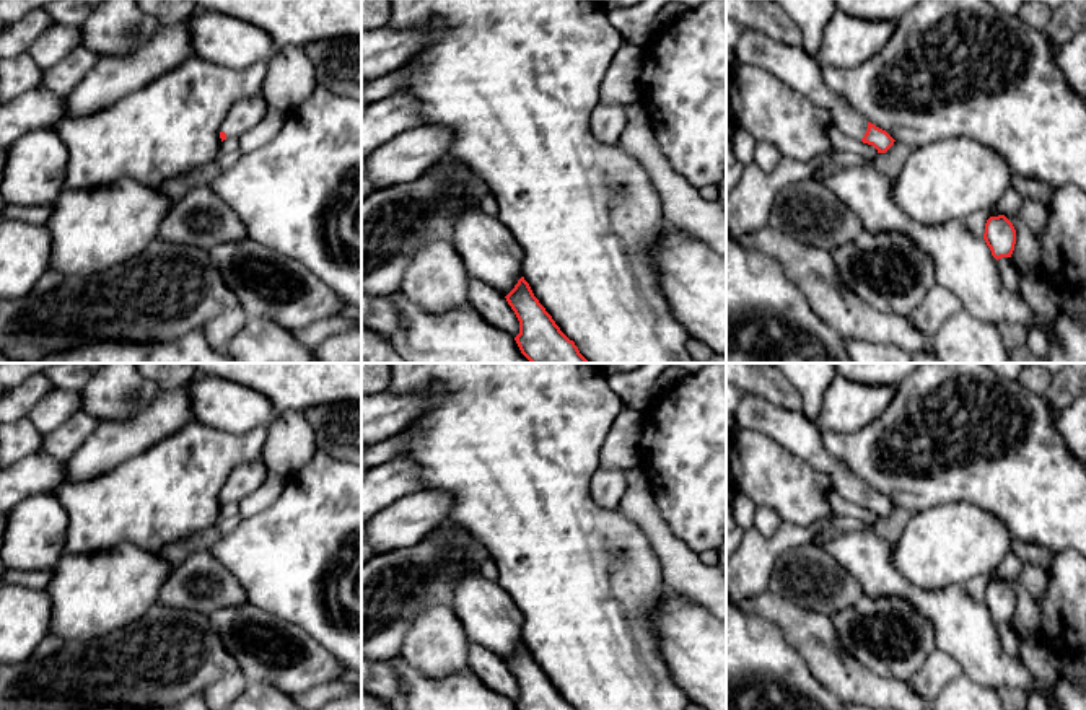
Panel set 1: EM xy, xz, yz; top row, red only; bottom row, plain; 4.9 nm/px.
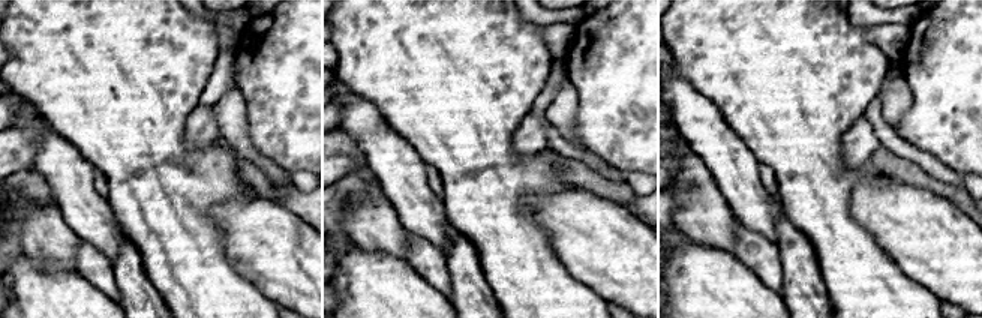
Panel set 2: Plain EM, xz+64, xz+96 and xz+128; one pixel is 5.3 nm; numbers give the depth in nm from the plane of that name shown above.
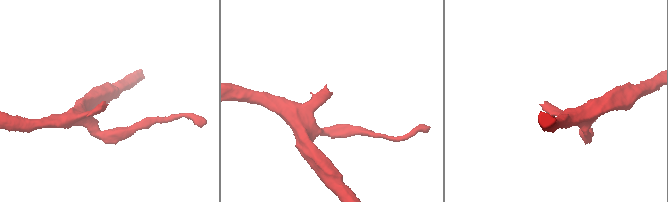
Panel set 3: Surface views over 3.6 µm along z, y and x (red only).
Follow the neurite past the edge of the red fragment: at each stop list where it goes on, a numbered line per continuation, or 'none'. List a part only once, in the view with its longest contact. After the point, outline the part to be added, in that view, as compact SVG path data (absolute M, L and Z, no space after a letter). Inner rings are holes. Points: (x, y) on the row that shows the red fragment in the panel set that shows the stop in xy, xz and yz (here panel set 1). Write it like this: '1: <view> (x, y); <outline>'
1: yz (793, 65); M742 28L734 55L739 64L752 64L772 72L798 94L829 111L835 127L847 137L853 140L865 137L868 121L827 88L814 57L801 46L785 46L760 31Z

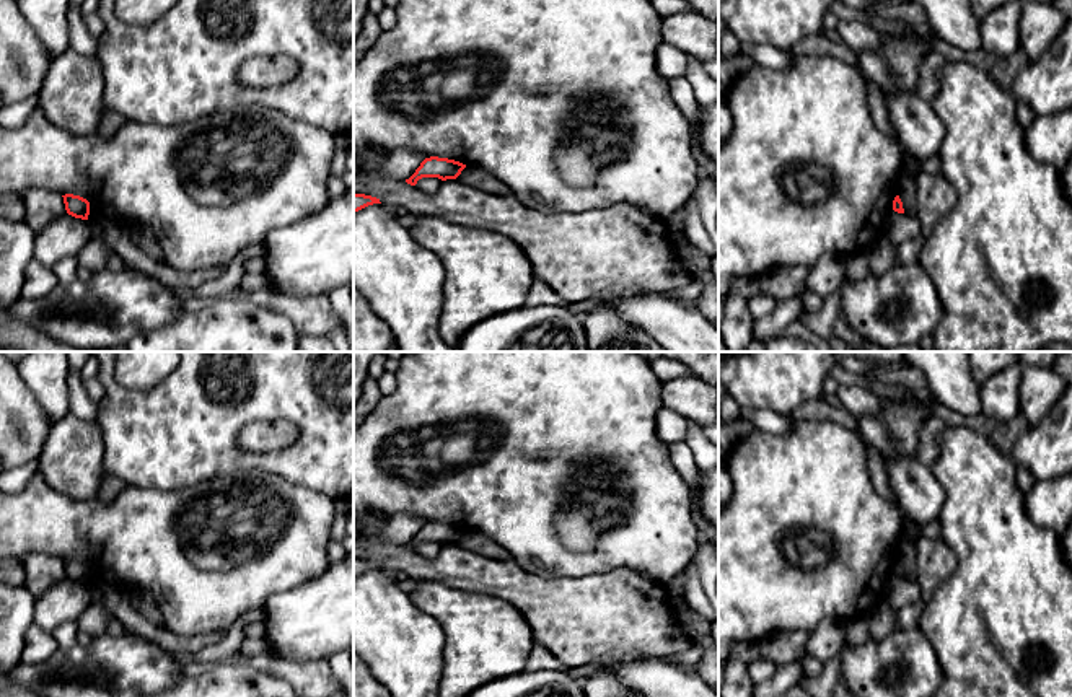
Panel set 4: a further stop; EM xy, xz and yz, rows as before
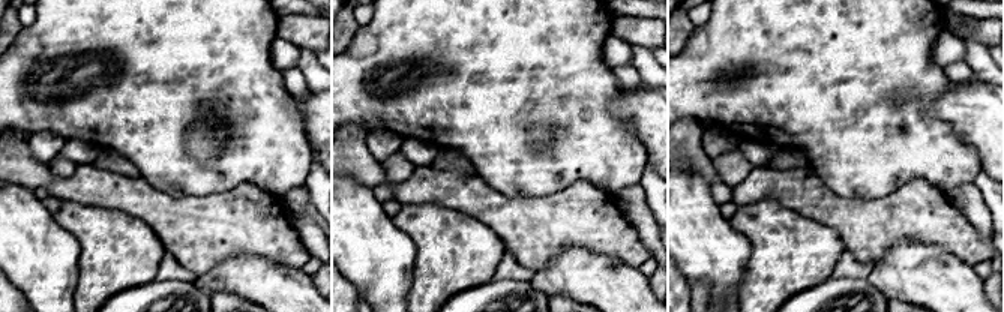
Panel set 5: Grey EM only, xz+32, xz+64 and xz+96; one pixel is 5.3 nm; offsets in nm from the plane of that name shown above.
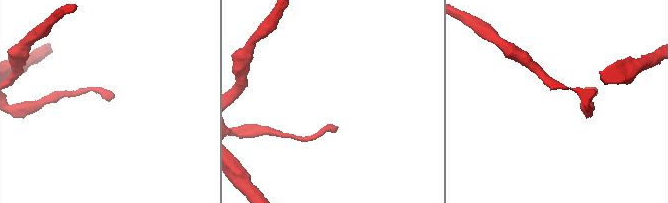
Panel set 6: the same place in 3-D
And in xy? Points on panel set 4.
none

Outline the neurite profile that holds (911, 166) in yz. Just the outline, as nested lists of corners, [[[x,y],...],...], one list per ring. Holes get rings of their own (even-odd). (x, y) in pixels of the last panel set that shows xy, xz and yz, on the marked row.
[[[903,150],[903,173],[899,176],[898,195],[906,215],[916,215],[917,176],[922,171],[922,161]]]

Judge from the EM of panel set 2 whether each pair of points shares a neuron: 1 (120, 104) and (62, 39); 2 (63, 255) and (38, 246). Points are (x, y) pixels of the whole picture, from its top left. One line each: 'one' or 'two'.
1: one
2: one

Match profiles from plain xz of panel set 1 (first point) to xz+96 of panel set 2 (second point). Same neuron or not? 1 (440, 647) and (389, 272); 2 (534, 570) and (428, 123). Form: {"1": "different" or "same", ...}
{"1": "different", "2": "same"}

